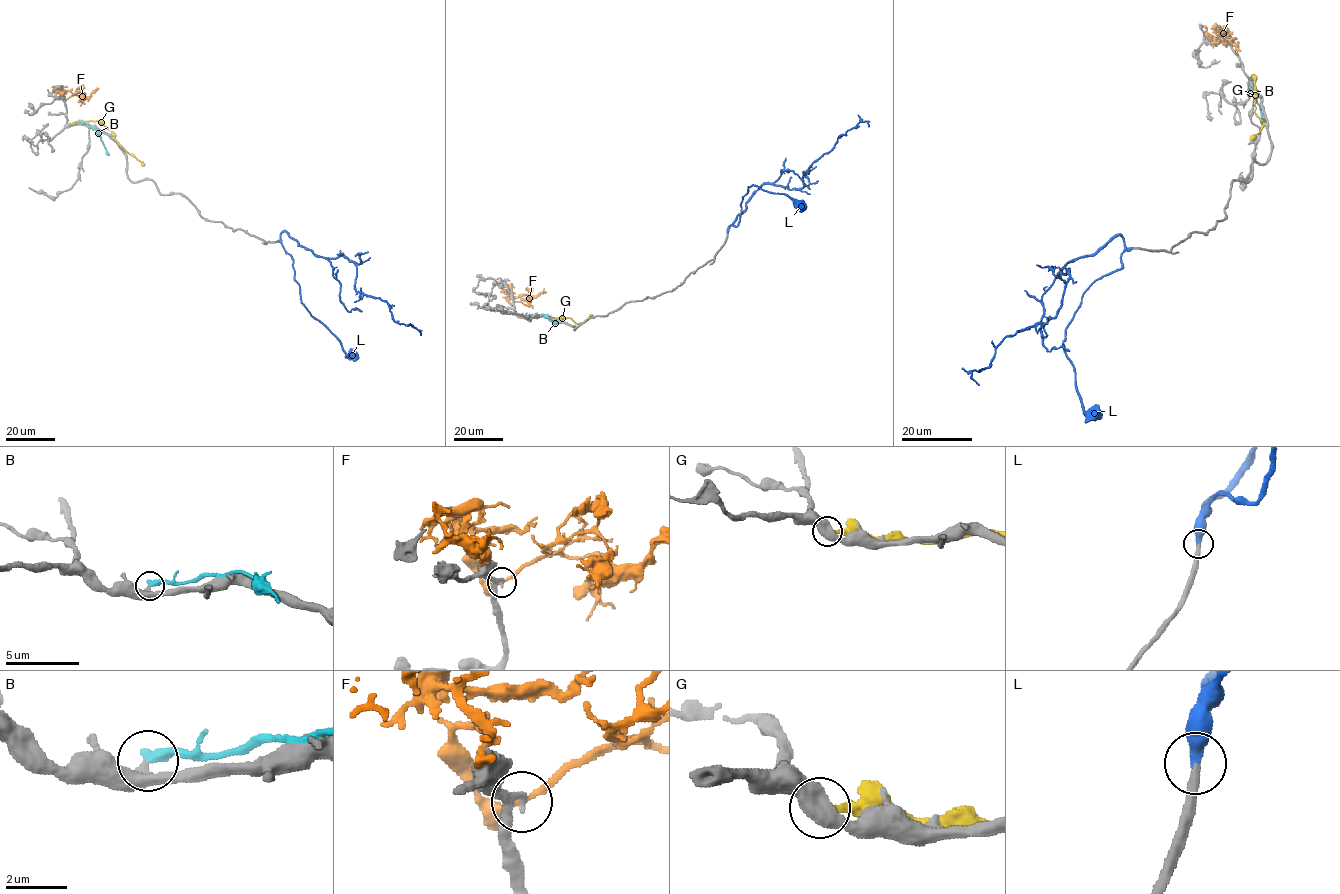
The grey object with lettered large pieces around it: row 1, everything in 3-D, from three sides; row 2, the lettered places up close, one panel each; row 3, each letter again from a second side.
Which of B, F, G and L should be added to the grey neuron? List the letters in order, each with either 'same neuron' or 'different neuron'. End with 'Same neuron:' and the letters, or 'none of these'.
B: different neuron
F: different neuron
G: different neuron
L: same neuron
Same neuron: L

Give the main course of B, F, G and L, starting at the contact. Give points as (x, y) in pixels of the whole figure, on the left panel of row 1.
B: (79, 122), (95, 129), (109, 155)
F: (66, 100), (75, 95), (89, 96), (98, 88)
G: (70, 124), (100, 121), (114, 139), (144, 164)
L: (279, 240), (285, 231), (319, 257), (345, 255), (356, 267), (355, 290), (386, 301), (395, 321), (420, 335)

